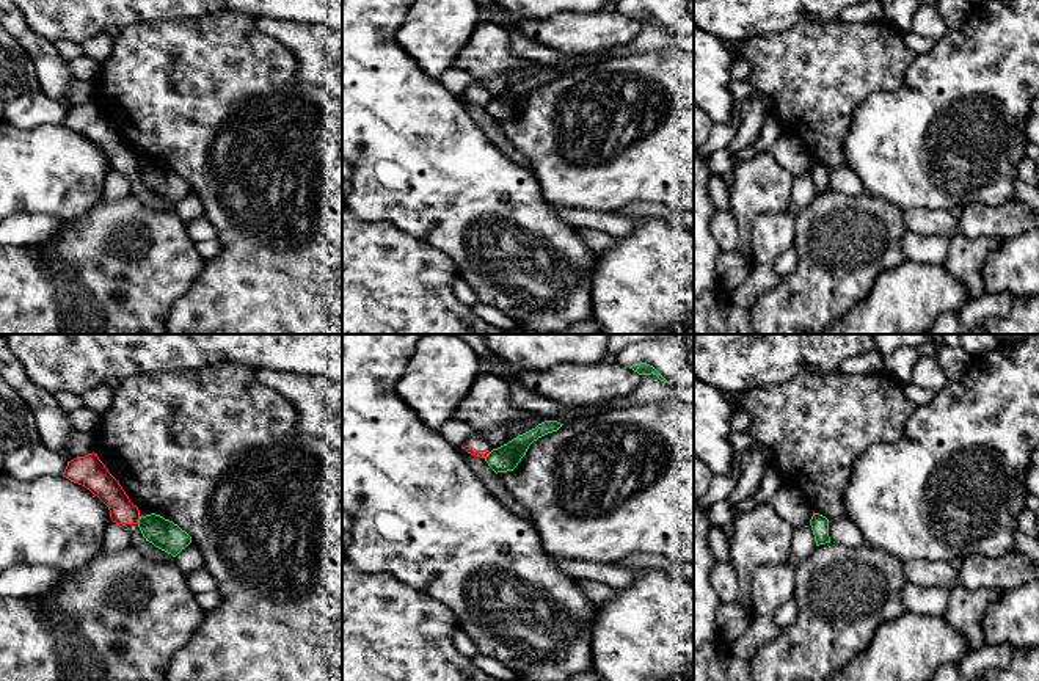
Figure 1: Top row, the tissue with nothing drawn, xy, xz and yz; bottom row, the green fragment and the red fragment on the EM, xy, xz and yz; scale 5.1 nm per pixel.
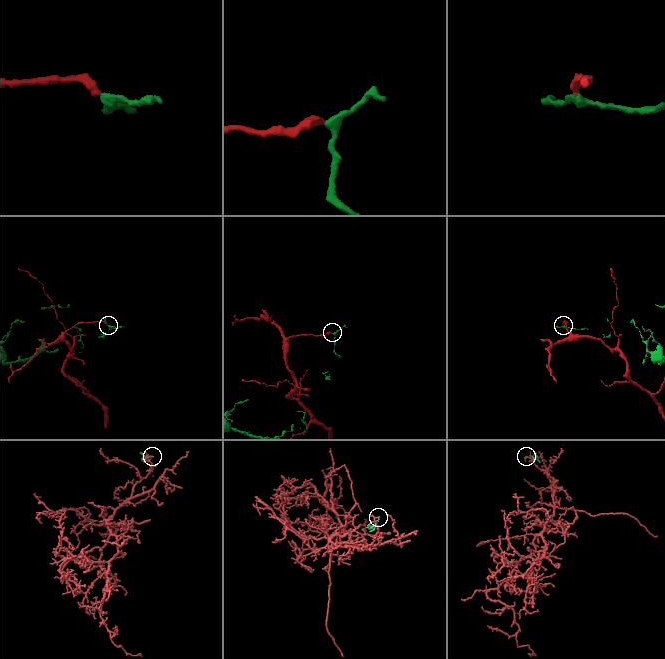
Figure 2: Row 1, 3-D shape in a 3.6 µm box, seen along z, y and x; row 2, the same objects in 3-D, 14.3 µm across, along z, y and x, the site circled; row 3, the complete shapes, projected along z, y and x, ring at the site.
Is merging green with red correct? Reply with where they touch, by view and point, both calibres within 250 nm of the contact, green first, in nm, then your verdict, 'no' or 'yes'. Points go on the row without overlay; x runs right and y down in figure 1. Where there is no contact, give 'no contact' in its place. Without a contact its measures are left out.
meets green in xy at (138, 168); 160 nm thick on the green side, 140 nm on the other; no

